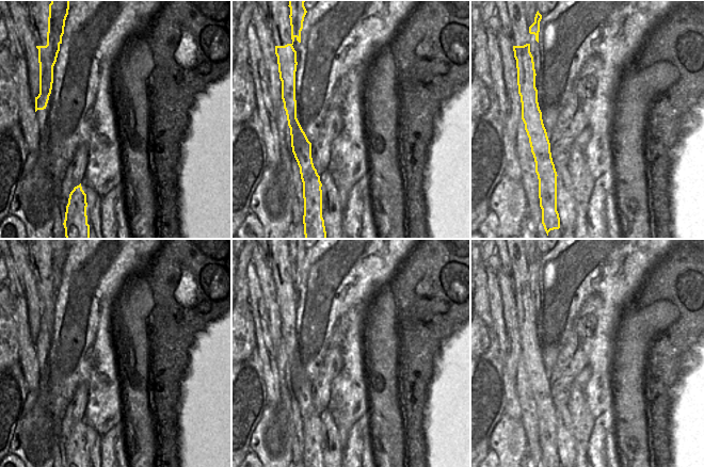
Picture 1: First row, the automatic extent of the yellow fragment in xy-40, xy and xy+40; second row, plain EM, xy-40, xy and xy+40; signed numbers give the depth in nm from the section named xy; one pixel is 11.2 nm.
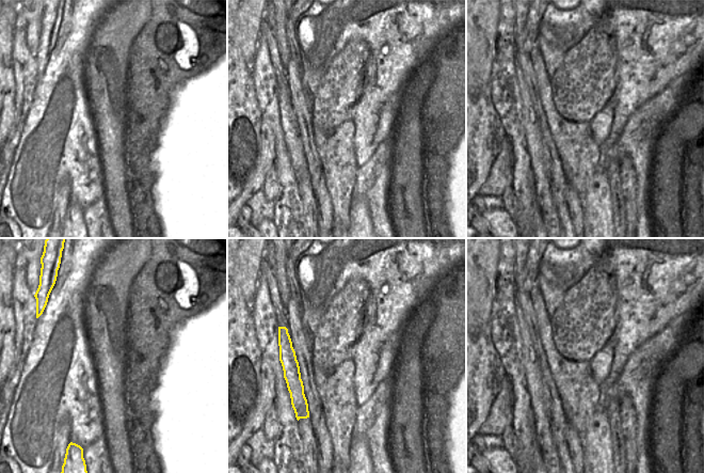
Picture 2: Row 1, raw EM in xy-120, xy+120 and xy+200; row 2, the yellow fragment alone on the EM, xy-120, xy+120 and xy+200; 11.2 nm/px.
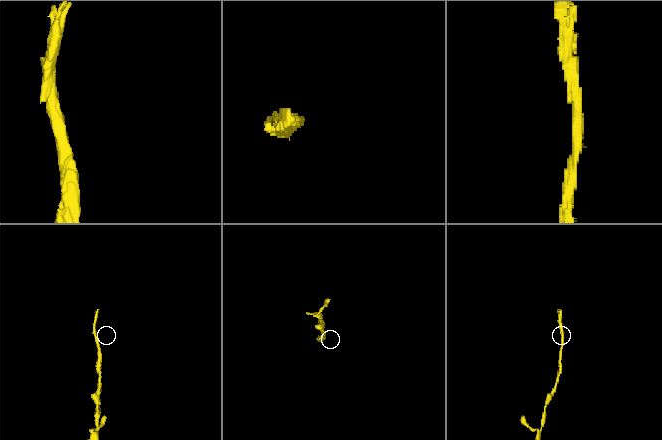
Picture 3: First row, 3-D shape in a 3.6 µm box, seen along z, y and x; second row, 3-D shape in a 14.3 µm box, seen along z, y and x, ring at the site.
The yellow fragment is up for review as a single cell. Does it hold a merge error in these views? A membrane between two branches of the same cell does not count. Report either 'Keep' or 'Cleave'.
Cleave

